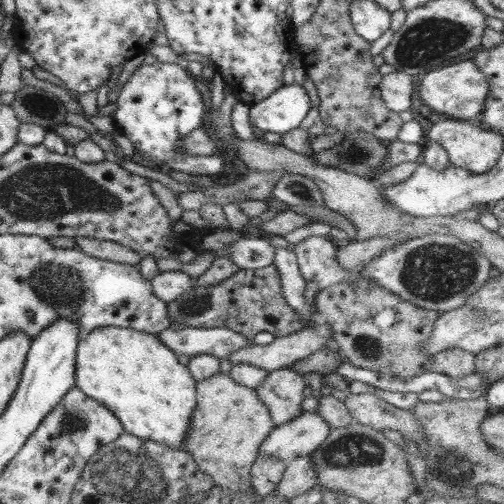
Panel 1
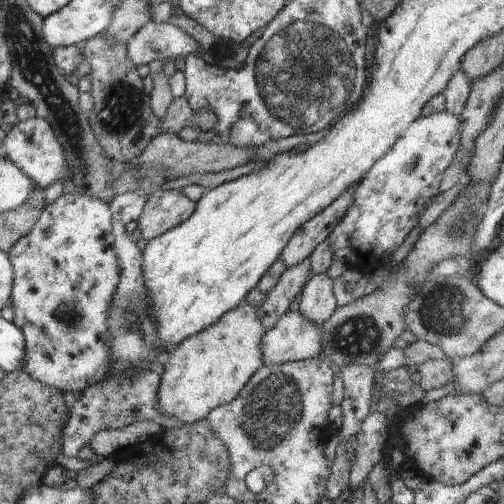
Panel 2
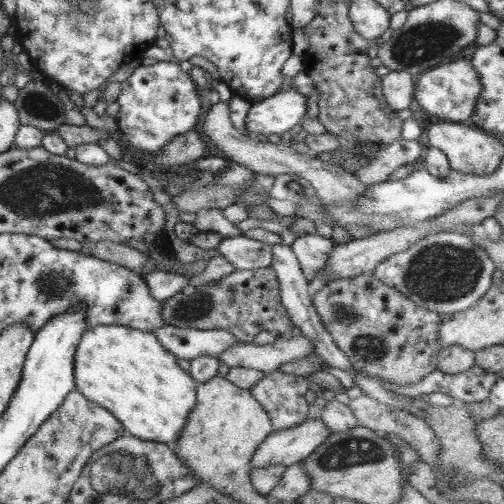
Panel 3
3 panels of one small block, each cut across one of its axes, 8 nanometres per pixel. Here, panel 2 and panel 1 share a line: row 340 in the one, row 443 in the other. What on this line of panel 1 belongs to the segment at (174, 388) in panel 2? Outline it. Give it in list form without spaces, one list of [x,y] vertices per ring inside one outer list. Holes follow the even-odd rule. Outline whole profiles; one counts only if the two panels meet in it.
[[[213,374],[197,382],[197,404],[191,412],[187,442],[183,452],[191,454],[193,462],[205,472],[215,486],[231,494],[247,494],[251,488],[251,466],[259,456],[259,446],[275,428],[267,406],[259,400],[255,390],[235,384],[229,374]]]

